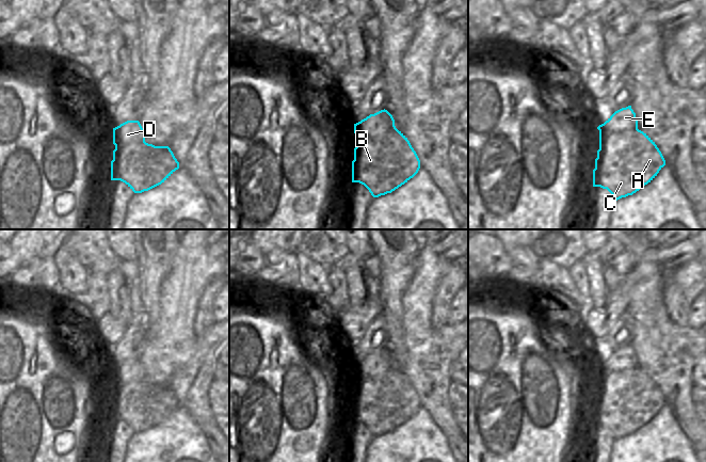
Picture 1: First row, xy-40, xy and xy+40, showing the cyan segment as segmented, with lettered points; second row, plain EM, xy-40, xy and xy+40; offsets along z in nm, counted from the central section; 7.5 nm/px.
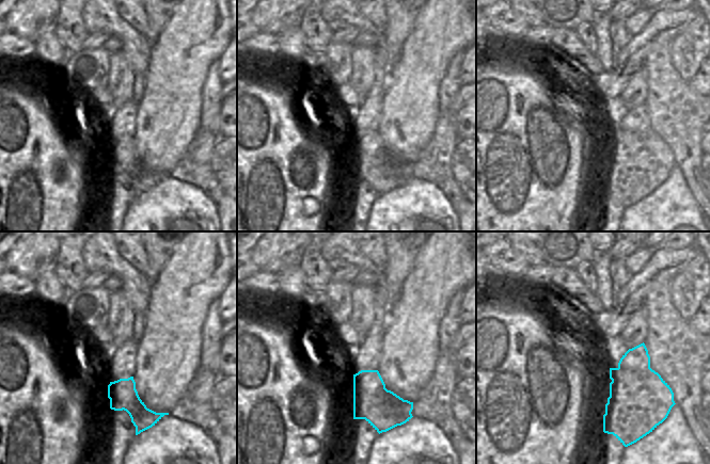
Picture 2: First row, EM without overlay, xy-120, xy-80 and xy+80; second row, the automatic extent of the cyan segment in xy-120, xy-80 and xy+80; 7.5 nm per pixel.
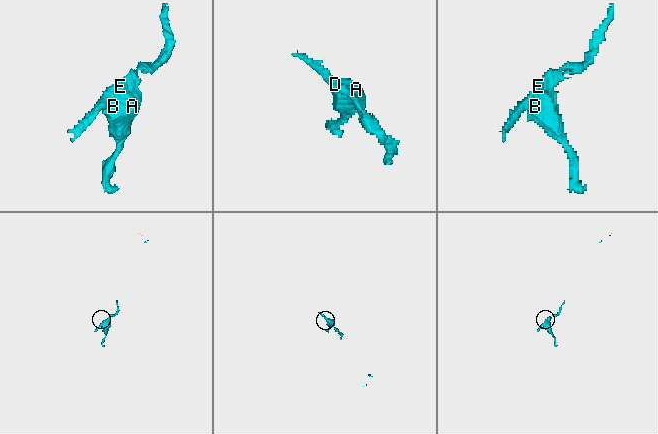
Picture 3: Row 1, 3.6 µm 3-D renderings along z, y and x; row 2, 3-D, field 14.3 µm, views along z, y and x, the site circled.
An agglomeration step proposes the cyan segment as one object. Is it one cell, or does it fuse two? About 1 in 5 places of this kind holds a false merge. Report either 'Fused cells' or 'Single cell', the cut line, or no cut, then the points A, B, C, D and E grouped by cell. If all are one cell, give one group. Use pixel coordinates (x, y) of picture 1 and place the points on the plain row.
Fused cells. Split along xy (396, 367), (380, 376), (356, 381). Groups: A B C / D E

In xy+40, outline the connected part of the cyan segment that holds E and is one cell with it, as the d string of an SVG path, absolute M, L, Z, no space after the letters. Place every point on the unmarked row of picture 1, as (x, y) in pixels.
M631 345L615 350L604 363L597 366L599 372L622 372L638 368L638 359Z

